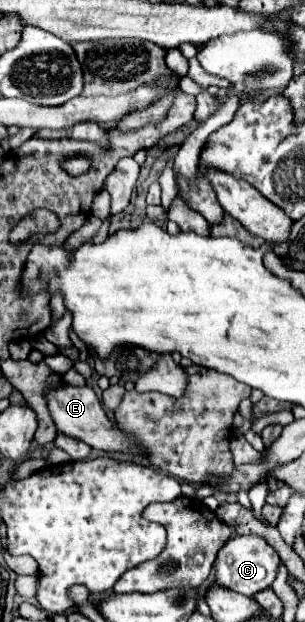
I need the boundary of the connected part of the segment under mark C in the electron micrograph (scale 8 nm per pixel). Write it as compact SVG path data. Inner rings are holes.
M234 536L218 552L214 582L230 588L234 592L240 592L244 596L254 596L256 592L270 588L270 584L276 576L278 562L280 562L280 558L278 558L276 550L264 538L260 538L260 536Z

